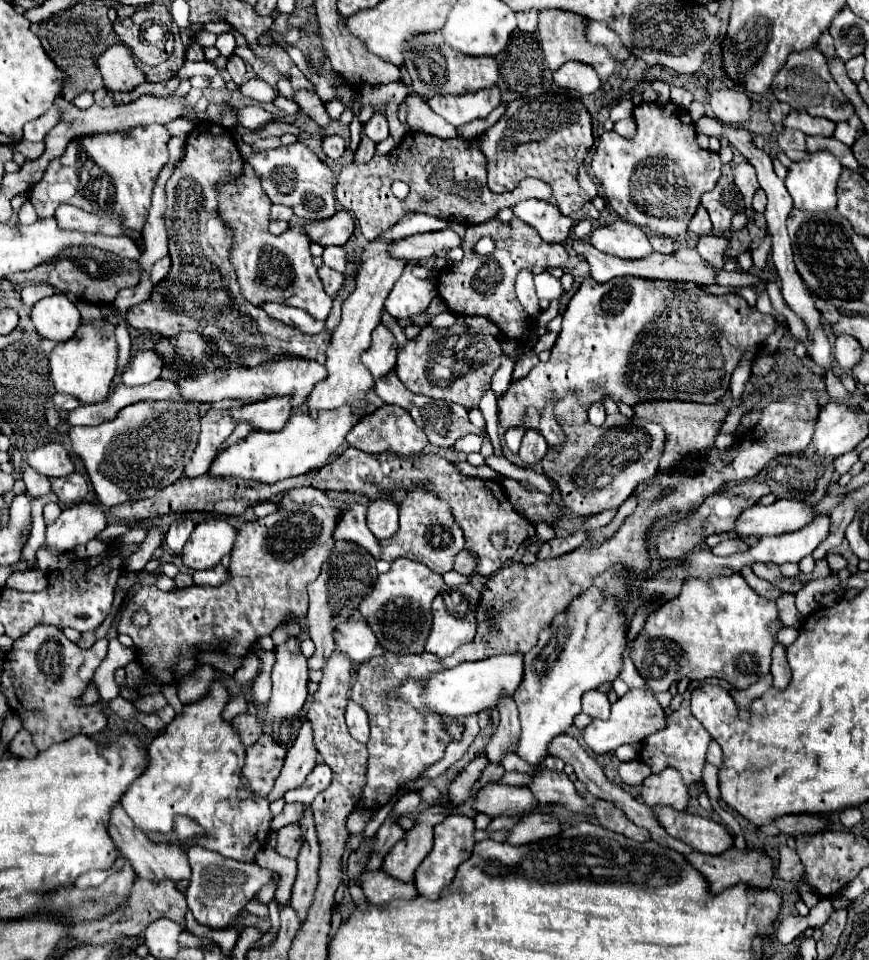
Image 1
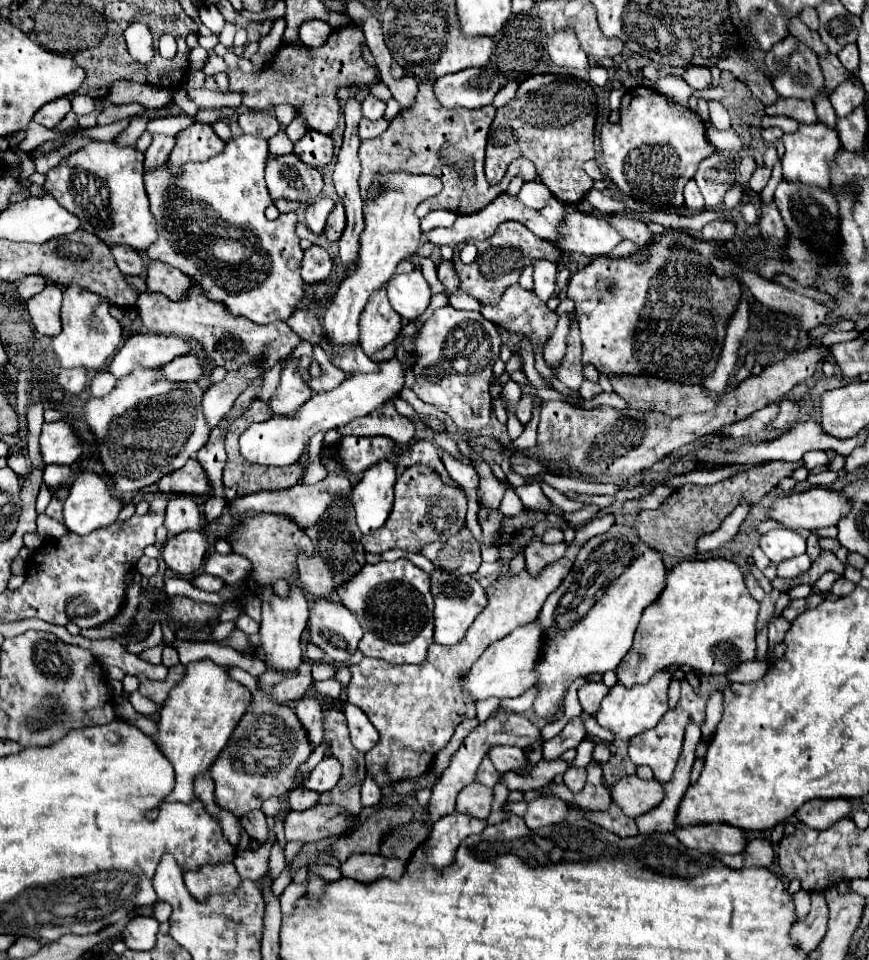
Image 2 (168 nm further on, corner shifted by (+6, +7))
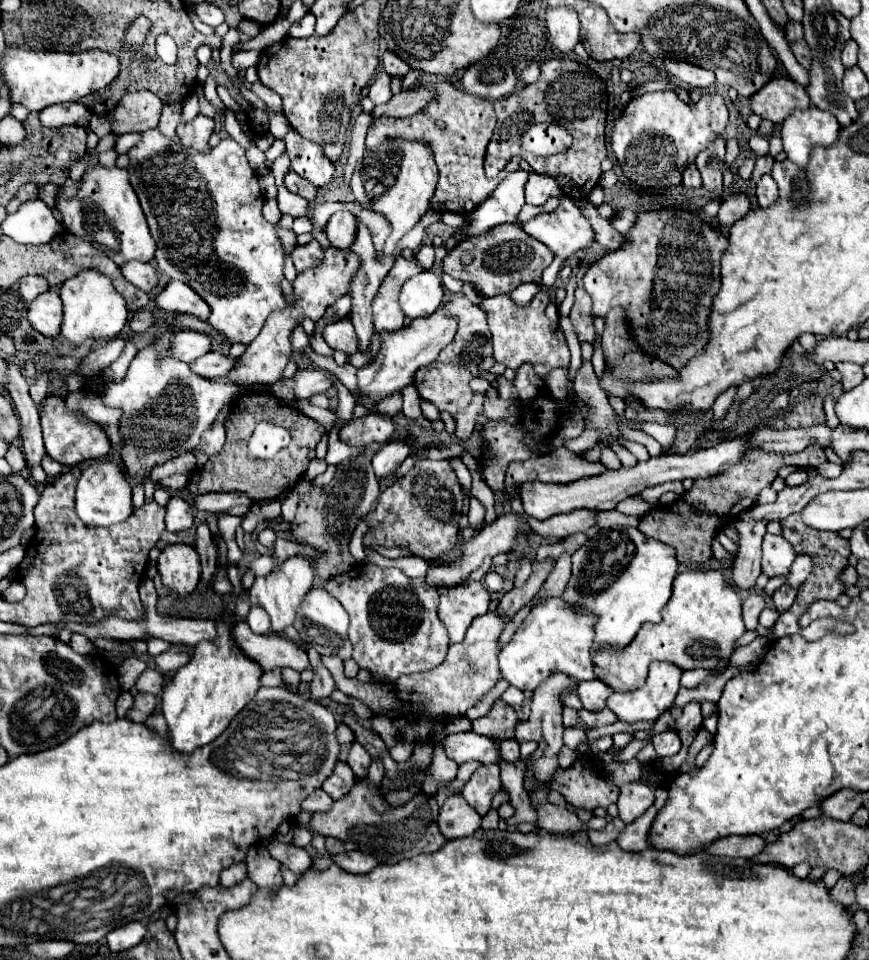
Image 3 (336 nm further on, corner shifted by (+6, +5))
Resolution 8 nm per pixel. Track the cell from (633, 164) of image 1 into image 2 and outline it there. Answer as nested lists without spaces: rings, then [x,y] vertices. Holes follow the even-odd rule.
[[[636,86],[624,94],[620,104],[620,122],[616,126],[612,124],[602,126],[600,146],[602,146],[604,172],[606,176],[610,176],[610,180],[622,194],[654,208],[674,208],[674,210],[680,210],[684,206],[682,188],[688,180],[694,178],[698,164],[714,154],[714,146],[706,138],[706,128],[700,116],[694,110],[684,108],[668,100],[664,94],[646,86]]]

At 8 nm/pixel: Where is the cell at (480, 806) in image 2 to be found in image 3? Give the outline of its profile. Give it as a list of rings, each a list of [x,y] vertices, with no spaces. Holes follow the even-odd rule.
[[[454,794],[444,802],[436,820],[438,830],[446,840],[472,836],[480,828],[480,822],[482,818],[476,816],[468,804],[464,804],[464,798],[460,794]]]

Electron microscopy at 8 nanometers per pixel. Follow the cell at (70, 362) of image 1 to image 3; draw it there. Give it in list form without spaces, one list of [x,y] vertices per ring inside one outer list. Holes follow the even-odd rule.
[[[96,268],[78,272],[74,278],[66,280],[60,288],[60,298],[64,302],[62,336],[72,346],[82,344],[86,338],[96,338],[96,340],[116,338],[126,324],[126,318],[128,318],[126,300],[112,286],[112,280],[104,274],[100,274]]]

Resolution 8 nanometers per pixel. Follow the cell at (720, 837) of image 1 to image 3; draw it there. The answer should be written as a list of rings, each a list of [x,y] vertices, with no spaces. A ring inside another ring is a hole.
[[[728,836],[710,844],[706,852],[730,858],[754,858],[764,850],[766,844],[768,842],[762,836]]]

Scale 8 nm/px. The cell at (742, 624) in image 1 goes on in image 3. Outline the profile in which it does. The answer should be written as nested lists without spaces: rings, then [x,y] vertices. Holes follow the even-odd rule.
[[[684,570],[674,580],[672,598],[662,608],[662,622],[644,624],[626,648],[598,648],[592,652],[594,674],[610,688],[626,692],[644,684],[648,664],[654,660],[676,664],[682,670],[712,670],[720,658],[730,658],[734,642],[746,632],[742,622],[742,598],[724,580],[720,570]]]

